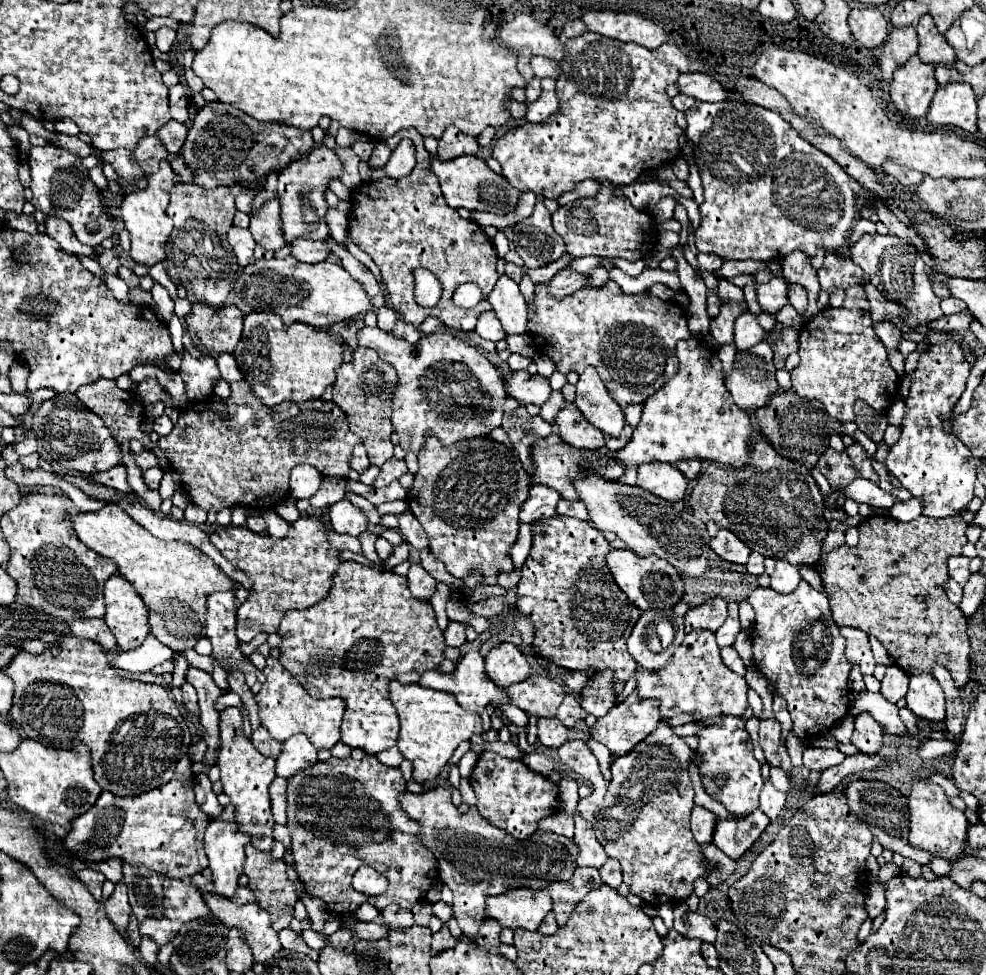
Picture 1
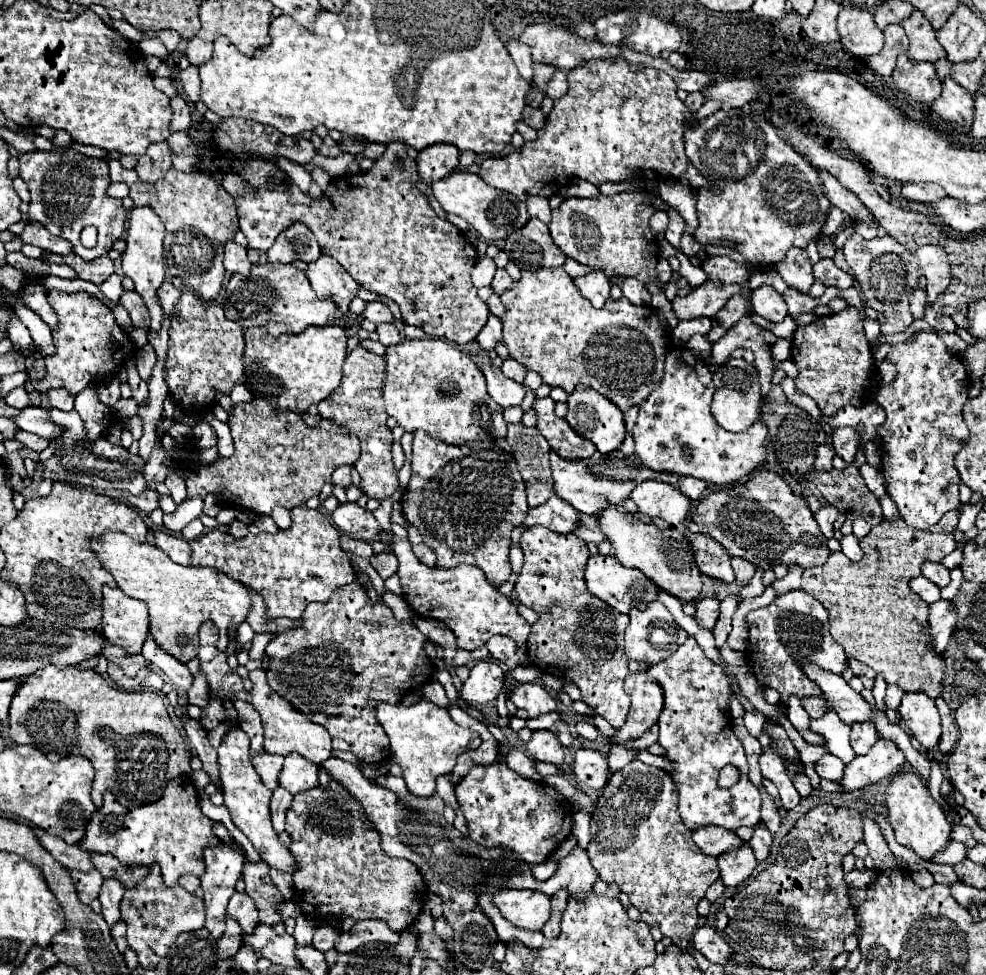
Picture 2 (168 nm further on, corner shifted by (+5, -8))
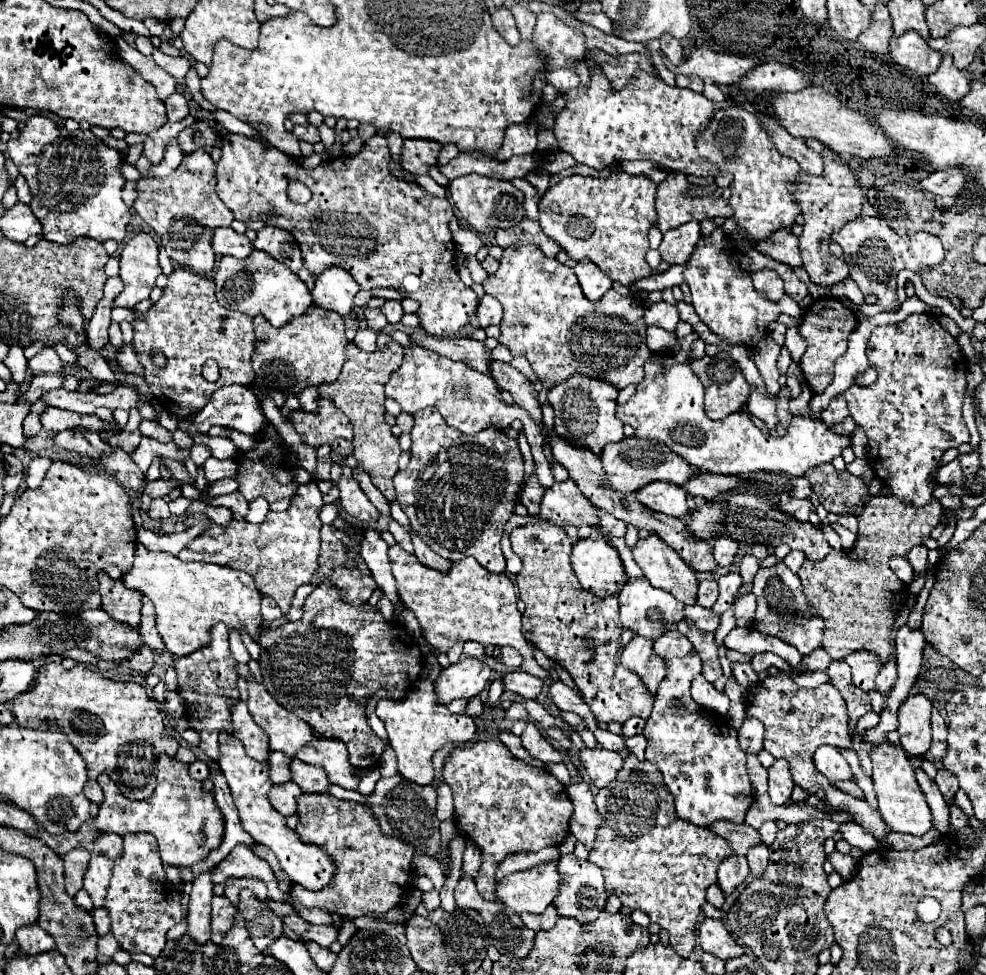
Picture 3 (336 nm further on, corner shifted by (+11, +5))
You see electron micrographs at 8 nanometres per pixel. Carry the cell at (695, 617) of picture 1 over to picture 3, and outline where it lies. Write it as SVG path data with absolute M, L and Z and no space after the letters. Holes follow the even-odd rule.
M701 581L699 583L699 593L697 593L697 605L701 607L713 607L717 601L717 581Z

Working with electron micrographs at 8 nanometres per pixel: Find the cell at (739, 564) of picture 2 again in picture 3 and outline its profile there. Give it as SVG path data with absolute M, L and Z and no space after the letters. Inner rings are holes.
M721 535L715 543L713 543L713 555L715 555L715 561L721 565L721 567L729 567L735 559L735 553L737 553L737 543L725 535Z

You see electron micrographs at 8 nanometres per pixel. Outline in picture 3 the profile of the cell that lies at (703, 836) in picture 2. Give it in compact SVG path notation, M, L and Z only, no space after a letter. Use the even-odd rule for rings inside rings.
M717 821L715 825L711 825L711 829L713 829L713 833L719 833L721 837L725 837L731 843L733 851L737 855L743 855L743 857L747 855L747 851L753 845L763 843L759 831L753 829L751 825L745 825L745 823L743 825L733 825L729 821Z

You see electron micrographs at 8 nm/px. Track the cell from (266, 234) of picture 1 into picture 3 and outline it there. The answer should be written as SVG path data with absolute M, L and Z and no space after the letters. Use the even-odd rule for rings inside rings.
M229 133L221 145L221 159L215 165L217 195L233 211L237 221L243 221L249 229L259 231L265 225L281 227L293 235L301 245L301 255L307 271L315 277L321 269L337 265L349 271L361 289L375 287L393 287L405 297L413 297L421 303L417 311L421 327L435 337L453 337L463 329L477 309L477 295L471 287L463 285L457 271L453 269L455 245L451 241L451 231L447 229L449 219L453 217L453 207L447 199L439 199L415 183L399 181L389 173L389 147L387 139L375 135L365 141L363 149L357 155L339 155L325 159L315 169L303 169L295 159L287 157L279 149L265 145L259 135L245 137ZM301 181L305 183L313 197L305 205L295 205L287 197L287 183Z

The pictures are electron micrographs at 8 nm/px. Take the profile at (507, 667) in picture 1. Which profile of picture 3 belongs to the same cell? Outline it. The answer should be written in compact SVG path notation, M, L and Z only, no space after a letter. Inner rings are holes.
M461 657L459 663L449 665L435 679L437 703L447 705L453 699L473 699L479 695L491 677L491 669L473 657Z

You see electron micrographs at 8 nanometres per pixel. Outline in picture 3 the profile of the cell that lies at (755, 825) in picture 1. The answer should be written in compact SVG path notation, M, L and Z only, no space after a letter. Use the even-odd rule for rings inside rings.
M727 857L717 871L717 885L725 895L731 895L749 877L749 865L745 857Z

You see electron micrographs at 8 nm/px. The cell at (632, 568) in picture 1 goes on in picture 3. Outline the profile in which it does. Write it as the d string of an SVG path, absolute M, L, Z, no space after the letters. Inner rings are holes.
M603 537L579 539L571 551L571 565L583 589L597 597L615 595L627 581L619 553Z

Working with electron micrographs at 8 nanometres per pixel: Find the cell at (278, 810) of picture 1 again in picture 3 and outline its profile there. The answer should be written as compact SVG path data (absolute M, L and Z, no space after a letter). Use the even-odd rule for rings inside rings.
M293 781L289 783L283 783L283 785L273 785L271 787L271 793L269 793L269 799L273 803L273 807L283 815L283 817L289 817L297 811L297 799L301 795L301 787Z

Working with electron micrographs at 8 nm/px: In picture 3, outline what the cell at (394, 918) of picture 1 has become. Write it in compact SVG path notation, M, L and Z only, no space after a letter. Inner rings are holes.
M309 925L309 929L301 935L303 943L315 941L321 947L329 947L337 939L337 927L335 925Z

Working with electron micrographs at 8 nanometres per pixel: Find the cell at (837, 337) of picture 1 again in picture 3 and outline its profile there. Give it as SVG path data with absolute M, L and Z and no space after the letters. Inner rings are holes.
M833 297L817 299L807 309L807 313L799 325L799 331L801 331L803 339L807 341L807 351L801 357L799 367L813 393L823 393L827 389L827 385L833 381L833 365L835 365L837 357L841 357L847 351L847 337L855 327L857 327L857 319L855 319L853 311L847 309L839 299L833 299Z

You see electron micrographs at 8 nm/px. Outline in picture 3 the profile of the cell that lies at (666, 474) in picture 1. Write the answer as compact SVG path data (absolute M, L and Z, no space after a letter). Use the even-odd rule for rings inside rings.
M655 481L635 493L635 497L651 511L665 513L675 519L683 519L689 513L687 503L685 503L685 495L687 493L683 487L667 483L667 481Z

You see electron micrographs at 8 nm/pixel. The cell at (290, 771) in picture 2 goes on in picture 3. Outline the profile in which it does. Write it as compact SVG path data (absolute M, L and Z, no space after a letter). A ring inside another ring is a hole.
M293 759L291 773L293 773L293 781L301 785L305 793L329 793L329 787L333 785L321 767L301 763L299 759Z

